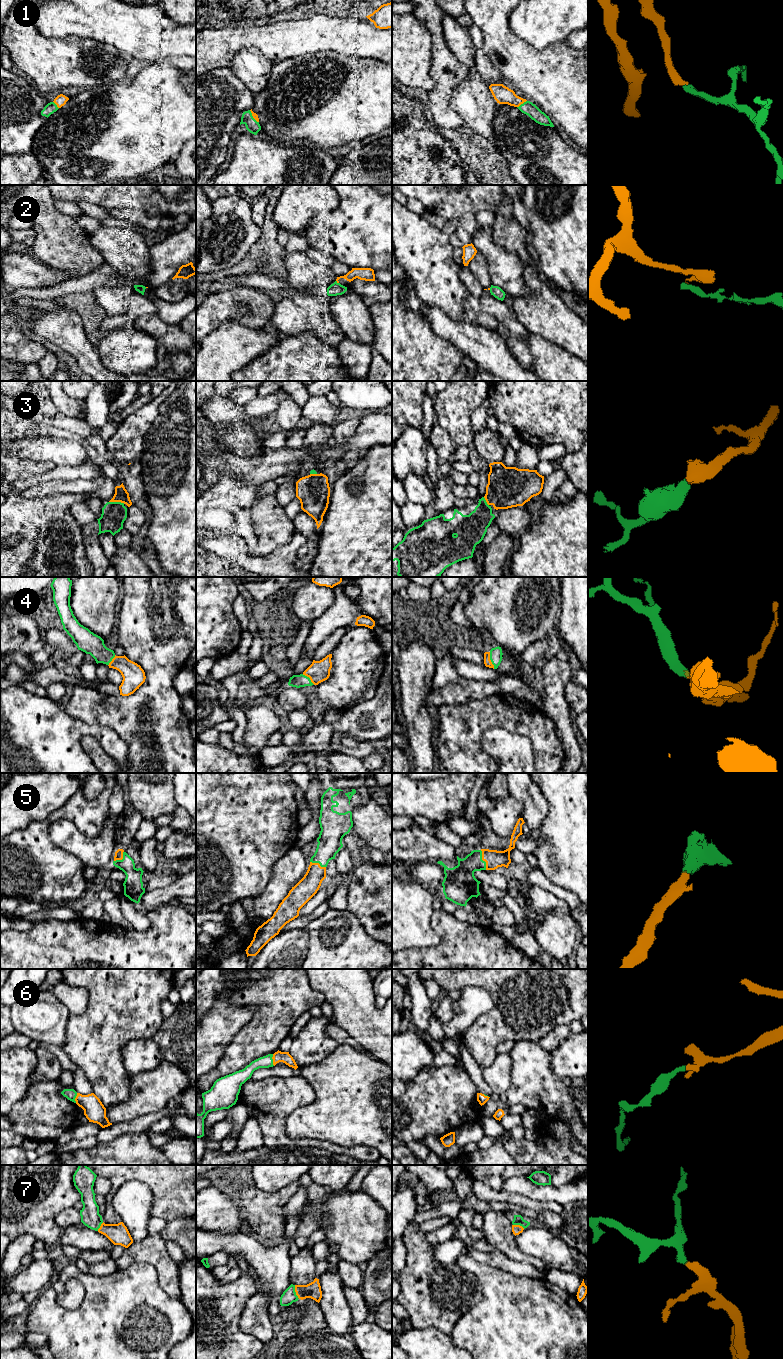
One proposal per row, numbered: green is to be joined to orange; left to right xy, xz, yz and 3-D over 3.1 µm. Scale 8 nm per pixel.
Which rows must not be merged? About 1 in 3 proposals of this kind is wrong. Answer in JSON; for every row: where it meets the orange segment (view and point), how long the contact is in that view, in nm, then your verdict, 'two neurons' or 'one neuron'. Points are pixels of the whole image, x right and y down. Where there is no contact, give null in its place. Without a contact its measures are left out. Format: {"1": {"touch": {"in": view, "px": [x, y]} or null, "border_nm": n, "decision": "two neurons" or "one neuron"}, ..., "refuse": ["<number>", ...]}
{"1": {"touch": {"in": "yz", "px": [521, 103]}, "border_nm": 100, "decision": "one neuron"}, "2": {"touch": {"in": "xz", "px": [337, 282]}, "border_nm": 40, "decision": "two neurons"}, "3": {"touch": {"in": "xy", "px": [117, 501]}, "border_nm": 130, "decision": "one neuron"}, "4": {"touch": {"in": "yz", "px": [490, 660]}, "border_nm": 140, "decision": "one neuron"}, "5": {"touch": {"in": "yz", "px": [483, 860]}, "border_nm": 170, "decision": "one neuron"}, "6": {"touch": {"in": "xz", "px": [273, 1060]}, "border_nm": 100, "decision": "one neuron"}, "7": {"touch": {"in": "xz", "px": [295, 1291]}, "border_nm": 120, "decision": "one neuron"}, "refuse": ["2"]}

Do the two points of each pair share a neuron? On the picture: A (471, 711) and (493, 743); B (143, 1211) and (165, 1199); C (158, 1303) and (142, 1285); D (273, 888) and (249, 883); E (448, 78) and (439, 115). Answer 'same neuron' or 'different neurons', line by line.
A: different neurons
B: different neurons
C: same neuron
D: different neurons
E: same neuron

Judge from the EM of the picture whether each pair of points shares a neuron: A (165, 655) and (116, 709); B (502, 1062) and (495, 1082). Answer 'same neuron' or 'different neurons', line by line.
A: same neuron
B: same neuron

